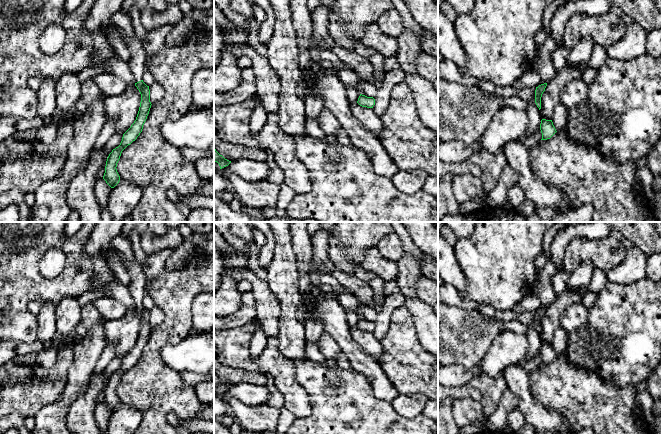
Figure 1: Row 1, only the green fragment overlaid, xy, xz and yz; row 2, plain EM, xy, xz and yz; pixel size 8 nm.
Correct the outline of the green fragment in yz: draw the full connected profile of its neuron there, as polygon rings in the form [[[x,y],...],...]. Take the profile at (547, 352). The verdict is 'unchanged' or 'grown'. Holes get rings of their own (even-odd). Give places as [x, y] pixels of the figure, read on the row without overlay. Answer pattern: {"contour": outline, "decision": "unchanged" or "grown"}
{"contour": [[[546,343],[541,344],[540,354],[542,357],[541,364],[550,363],[557,356],[553,349],[552,344],[546,344]]], "decision": "unchanged"}

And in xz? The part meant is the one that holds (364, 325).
{"contour": [[[360,318],[357,327],[362,331],[373,332],[375,329],[375,323],[373,321],[367,321]]], "decision": "unchanged"}

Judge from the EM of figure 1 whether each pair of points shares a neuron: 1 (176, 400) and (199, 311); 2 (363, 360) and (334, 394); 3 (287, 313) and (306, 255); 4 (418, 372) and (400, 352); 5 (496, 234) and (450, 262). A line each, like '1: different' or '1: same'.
1: different
2: different
3: different
4: same
5: different

